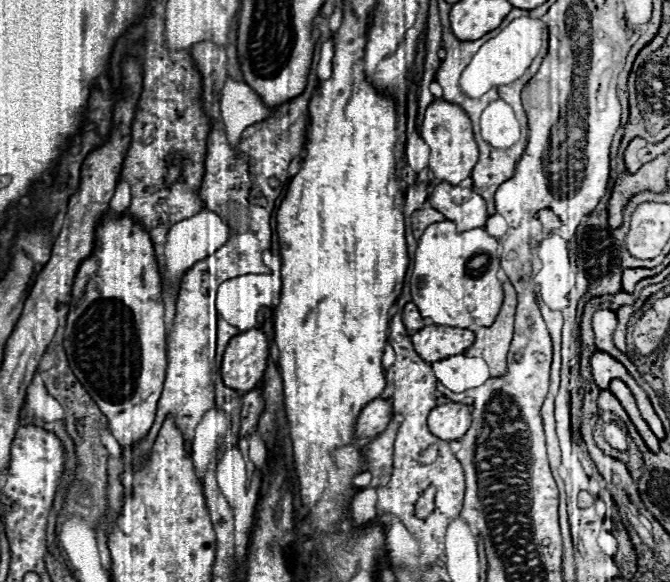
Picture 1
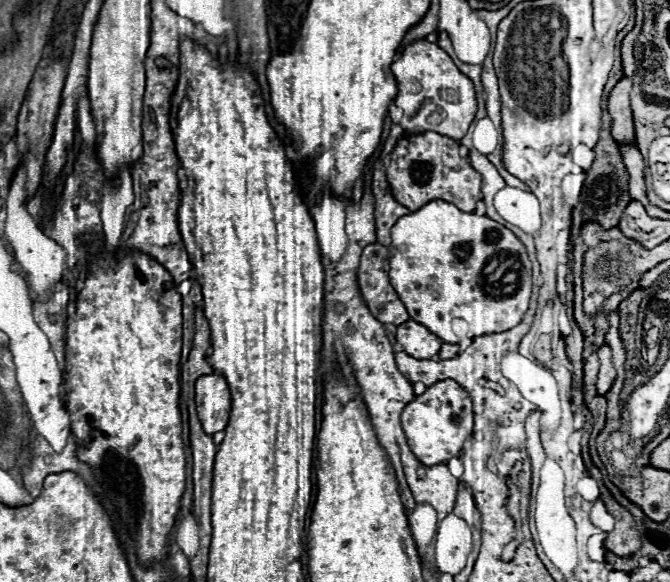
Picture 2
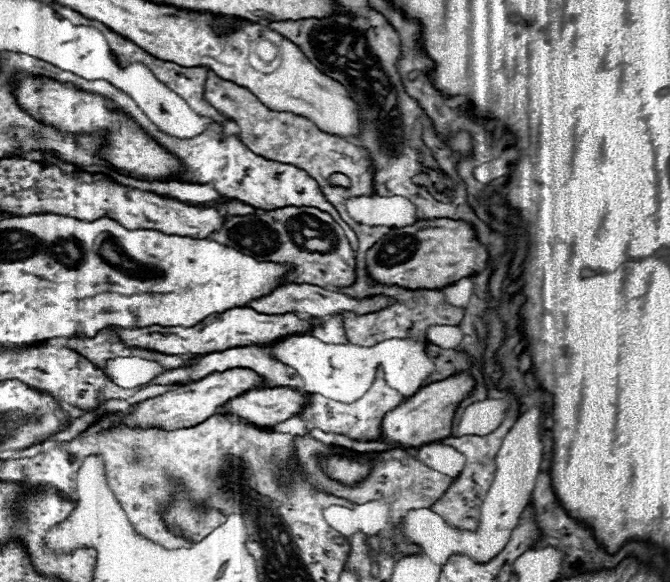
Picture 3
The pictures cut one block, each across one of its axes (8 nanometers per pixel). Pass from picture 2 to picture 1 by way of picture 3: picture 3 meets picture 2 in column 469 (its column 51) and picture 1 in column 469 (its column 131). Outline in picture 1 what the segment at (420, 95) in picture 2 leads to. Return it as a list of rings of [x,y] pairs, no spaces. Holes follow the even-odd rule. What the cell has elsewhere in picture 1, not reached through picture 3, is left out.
[[[434,98],[432,104],[426,108],[420,136],[430,146],[428,168],[436,180],[448,180],[450,184],[460,184],[464,178],[472,174],[472,168],[478,160],[478,146],[472,134],[472,122],[460,106],[446,102],[442,98]]]

